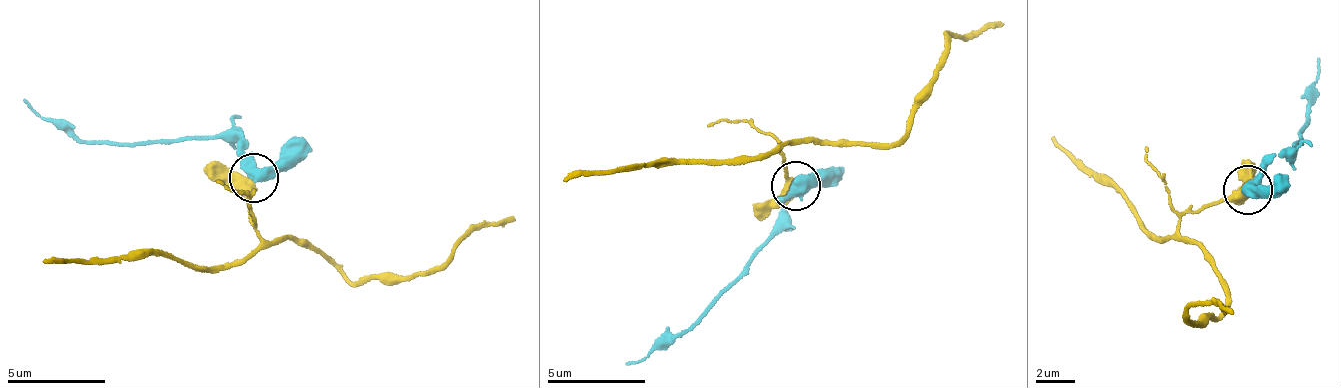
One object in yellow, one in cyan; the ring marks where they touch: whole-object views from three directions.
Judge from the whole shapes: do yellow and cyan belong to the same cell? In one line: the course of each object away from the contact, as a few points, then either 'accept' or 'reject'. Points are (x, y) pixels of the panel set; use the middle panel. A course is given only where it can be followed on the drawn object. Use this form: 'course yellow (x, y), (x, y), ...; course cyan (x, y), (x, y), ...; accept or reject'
course yellow (795, 185), (787, 144), (841, 140), (888, 144), (908, 122), (937, 76), (948, 34), (1005, 25); course cyan (795, 185), (784, 213), (679, 335), (625, 362); reject

